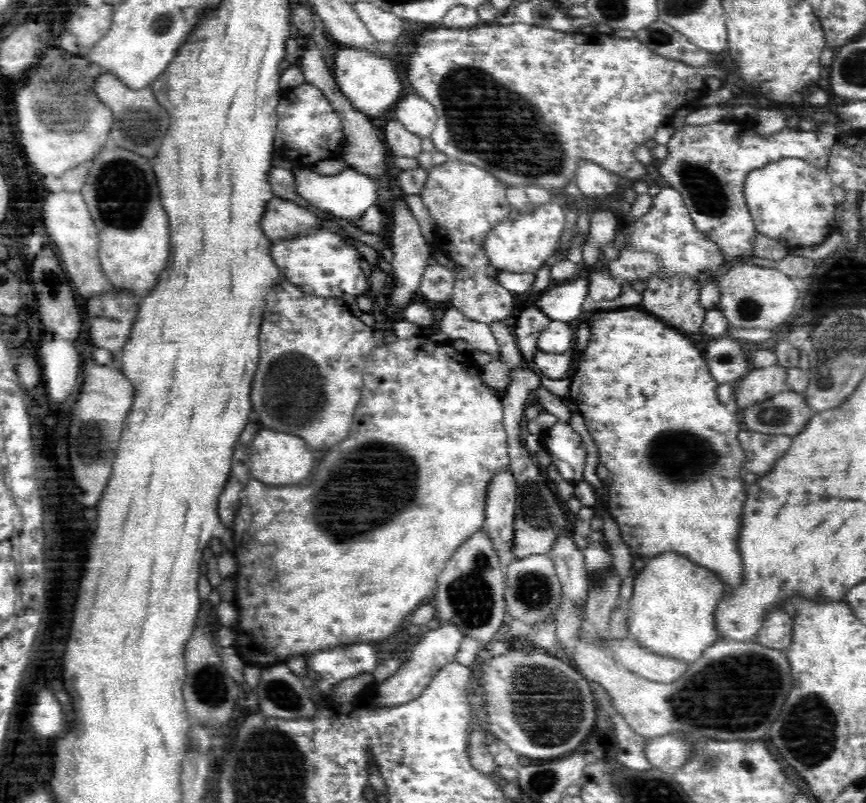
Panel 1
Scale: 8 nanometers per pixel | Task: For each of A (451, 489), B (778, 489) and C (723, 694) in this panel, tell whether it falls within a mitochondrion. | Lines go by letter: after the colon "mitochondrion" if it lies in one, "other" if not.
A: other
B: other
C: mitochondrion

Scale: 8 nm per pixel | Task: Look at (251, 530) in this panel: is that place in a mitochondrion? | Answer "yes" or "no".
yes

